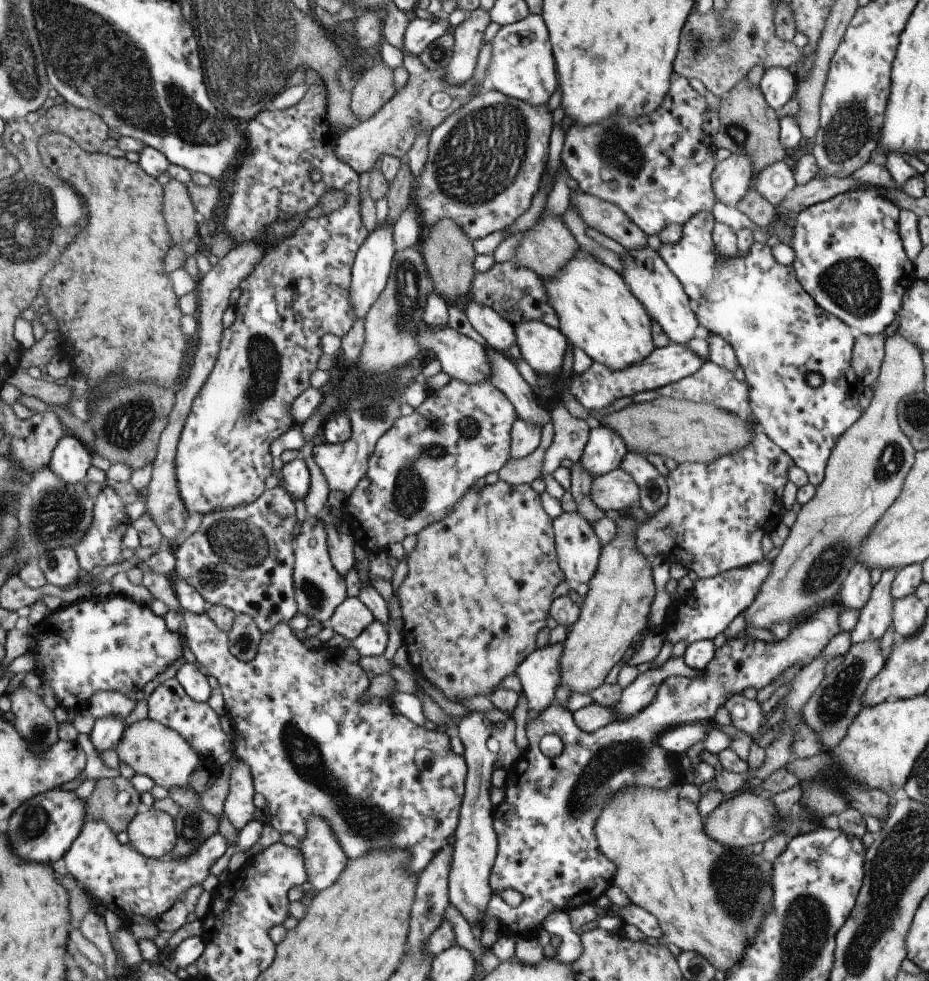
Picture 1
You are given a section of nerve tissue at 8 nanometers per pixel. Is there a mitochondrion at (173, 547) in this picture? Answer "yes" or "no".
no

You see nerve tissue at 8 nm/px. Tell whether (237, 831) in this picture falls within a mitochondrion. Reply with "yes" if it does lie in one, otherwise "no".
no

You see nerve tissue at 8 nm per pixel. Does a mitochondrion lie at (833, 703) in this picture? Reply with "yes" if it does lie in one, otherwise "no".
yes

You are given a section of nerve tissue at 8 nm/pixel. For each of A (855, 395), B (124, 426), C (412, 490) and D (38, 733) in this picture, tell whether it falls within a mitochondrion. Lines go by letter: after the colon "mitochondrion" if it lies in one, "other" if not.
A: other
B: mitochondrion
C: mitochondrion
D: mitochondrion

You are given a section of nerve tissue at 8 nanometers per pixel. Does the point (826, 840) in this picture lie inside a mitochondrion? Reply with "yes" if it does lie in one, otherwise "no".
no

